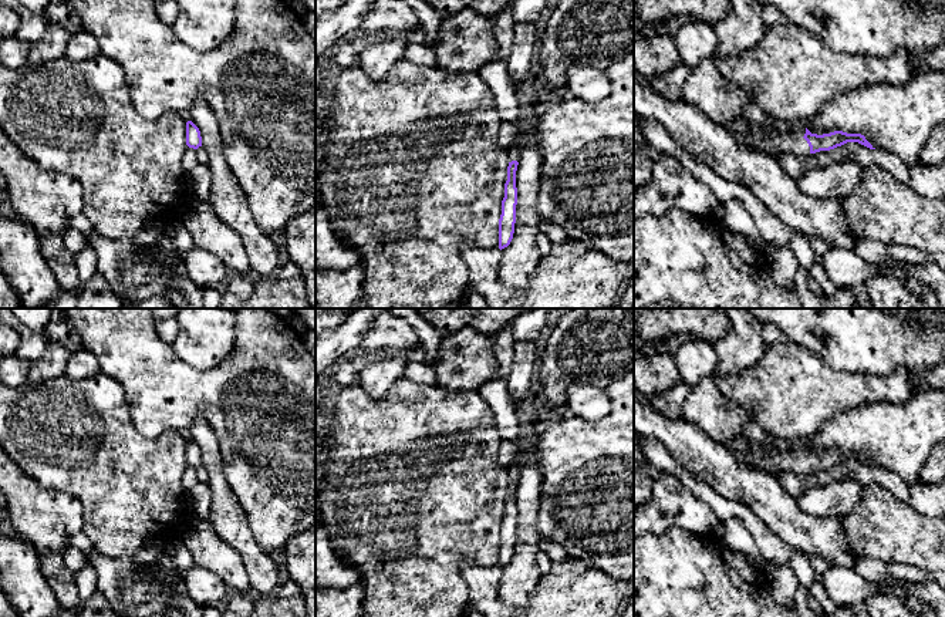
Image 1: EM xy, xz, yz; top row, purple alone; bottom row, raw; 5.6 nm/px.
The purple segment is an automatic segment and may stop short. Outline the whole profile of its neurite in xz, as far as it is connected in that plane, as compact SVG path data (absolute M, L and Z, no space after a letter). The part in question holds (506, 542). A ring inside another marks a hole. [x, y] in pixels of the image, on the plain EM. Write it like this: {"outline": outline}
{"outline": "M522 458L514 461L509 471L507 499L504 502L504 516L502 519L502 533L499 537L499 567L504 567L510 563L514 552L516 542L516 523L517 523L517 506L516 506L516 489L519 483L522 468Z"}

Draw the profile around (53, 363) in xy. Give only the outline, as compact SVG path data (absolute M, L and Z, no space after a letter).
M45 343L43 355L30 364L28 381L44 382L65 375L70 355L71 353L61 344Z

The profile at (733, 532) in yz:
M730 517L726 522L722 522L719 536L730 549L746 556L747 560L762 573L769 570L752 533L747 530L740 517Z

